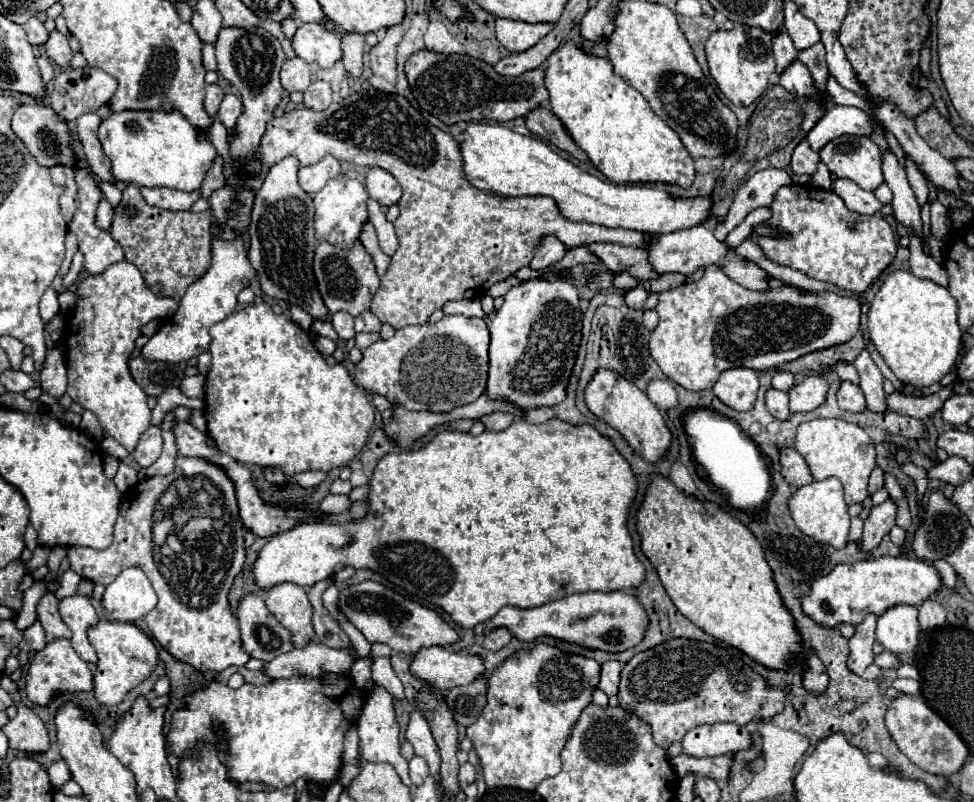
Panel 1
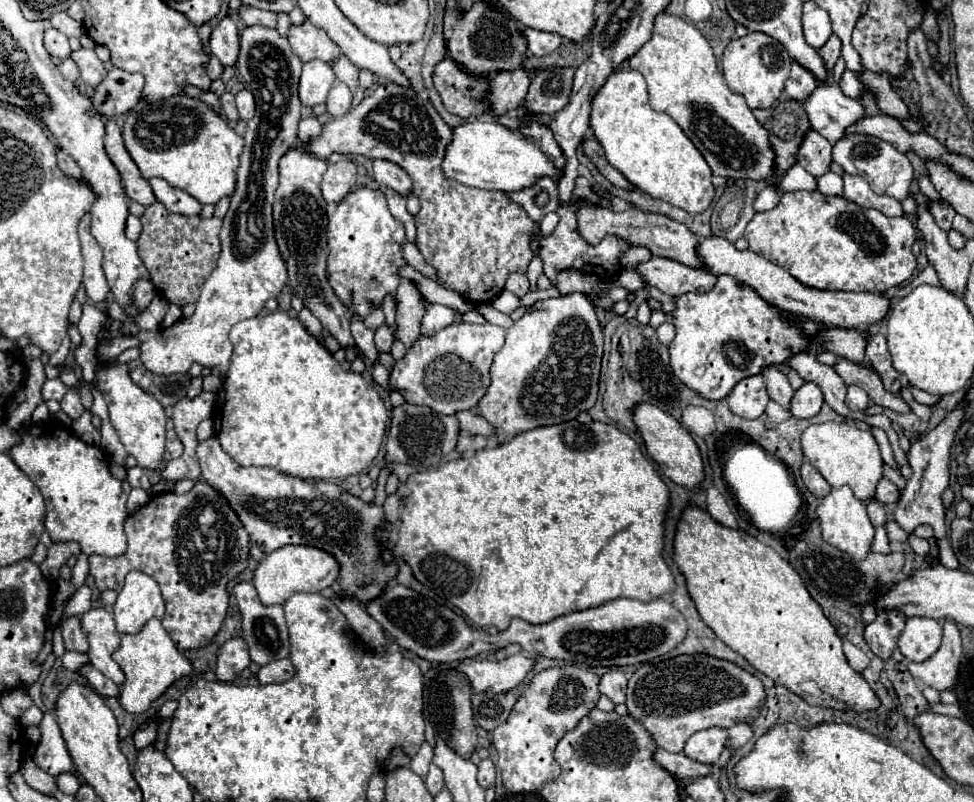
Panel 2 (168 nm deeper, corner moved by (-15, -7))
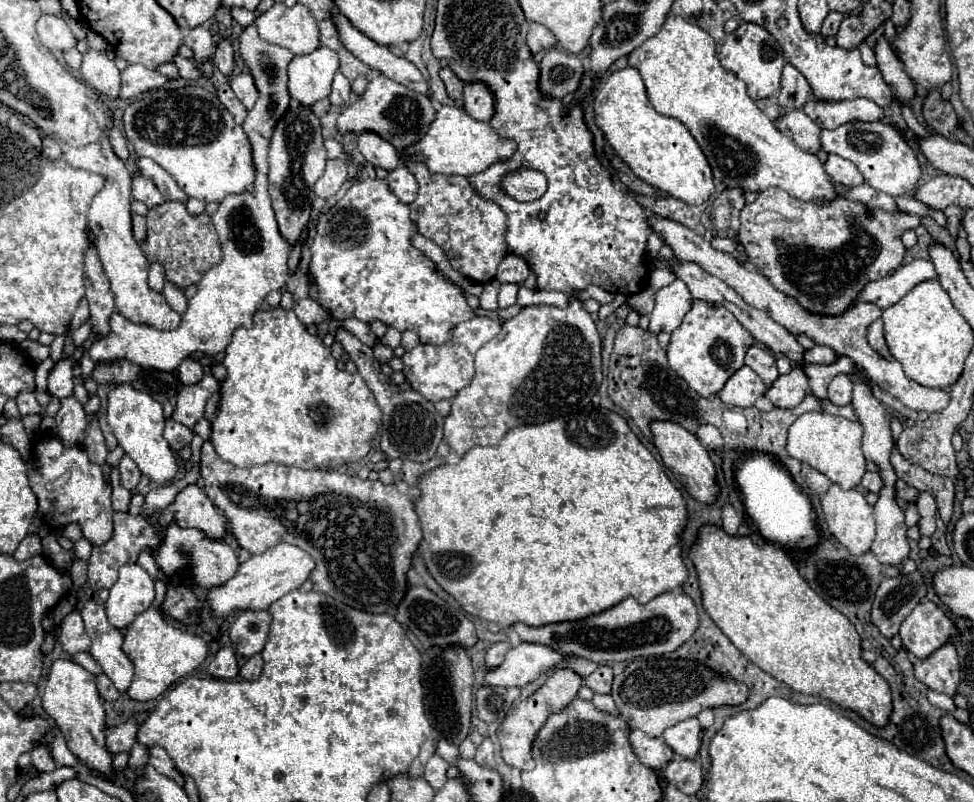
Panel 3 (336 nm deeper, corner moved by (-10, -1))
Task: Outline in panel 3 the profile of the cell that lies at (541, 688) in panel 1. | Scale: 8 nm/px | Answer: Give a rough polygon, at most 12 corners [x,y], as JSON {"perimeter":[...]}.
{"perimeter":[[566,668],[518,704],[498,728],[502,758],[532,770],[532,742],[546,718],[576,698]]}

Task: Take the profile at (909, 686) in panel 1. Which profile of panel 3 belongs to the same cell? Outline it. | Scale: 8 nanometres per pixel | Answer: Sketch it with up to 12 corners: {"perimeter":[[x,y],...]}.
{"perimeter":[[930,690],[928,700],[934,706],[954,712],[954,700],[942,692]]}

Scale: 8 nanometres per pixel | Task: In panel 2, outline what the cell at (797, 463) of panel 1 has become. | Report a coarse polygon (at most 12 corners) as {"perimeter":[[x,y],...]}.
{"perimeter":[[807,460],[801,466],[807,490],[817,498],[827,496],[831,486]]}

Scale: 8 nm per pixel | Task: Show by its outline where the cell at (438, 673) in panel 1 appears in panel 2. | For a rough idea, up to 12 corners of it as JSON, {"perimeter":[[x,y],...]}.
{"perimeter":[[525,654],[465,660],[475,692],[513,690],[535,664]]}

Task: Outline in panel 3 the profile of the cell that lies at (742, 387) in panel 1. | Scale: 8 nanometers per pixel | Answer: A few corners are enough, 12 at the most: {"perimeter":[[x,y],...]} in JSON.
{"perimeter":[[742,366],[720,390],[728,406],[750,408],[766,392],[760,376]]}

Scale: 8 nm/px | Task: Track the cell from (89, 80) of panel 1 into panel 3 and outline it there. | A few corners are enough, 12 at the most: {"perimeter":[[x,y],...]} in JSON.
{"perimeter":[[142,64],[122,70],[120,98],[134,98],[170,78]]}

